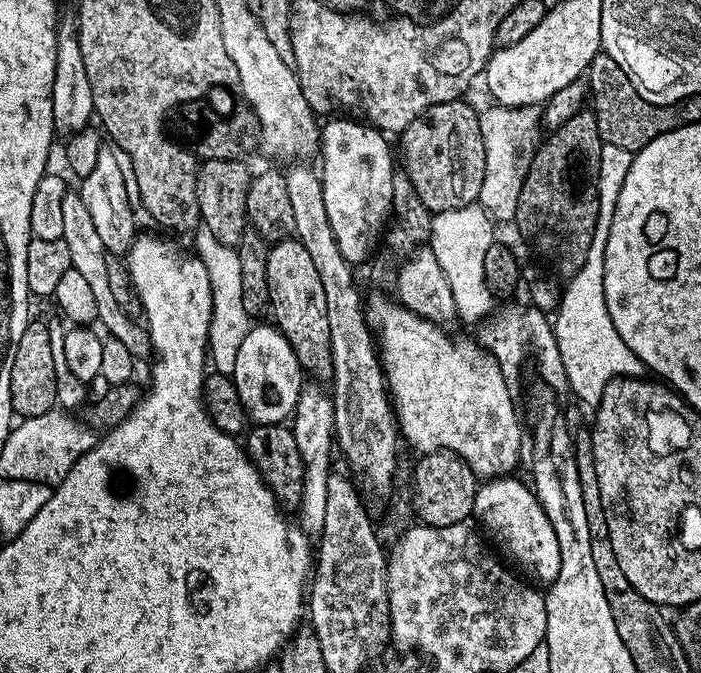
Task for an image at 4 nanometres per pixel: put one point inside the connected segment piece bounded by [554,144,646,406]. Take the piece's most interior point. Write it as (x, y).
(593, 354)

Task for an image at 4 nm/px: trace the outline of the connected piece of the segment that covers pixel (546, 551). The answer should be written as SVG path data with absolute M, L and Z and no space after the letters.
M516 478L485 479L476 489L472 516L480 519L479 527L500 543L499 551L525 577L541 580L536 582L544 586L553 584L562 566L562 554L558 554L558 534L554 534L554 526L550 526L550 518L546 518L546 510L542 510L535 491L525 481L524 485L522 481L512 479Z

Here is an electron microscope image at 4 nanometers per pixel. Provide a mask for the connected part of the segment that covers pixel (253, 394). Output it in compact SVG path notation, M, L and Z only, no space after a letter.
M275 323L249 327L242 346L238 348L238 359L234 362L231 377L242 398L249 421L257 424L283 424L291 417L298 406L298 398L306 383L306 373L300 367L298 358L286 342Z

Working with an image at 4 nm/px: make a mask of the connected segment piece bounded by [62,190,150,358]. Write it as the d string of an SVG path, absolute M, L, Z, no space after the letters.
M72 190L65 191L62 202L62 230L64 231L62 239L70 250L72 268L78 270L78 274L82 274L86 278L86 283L90 286L91 293L94 294L96 320L99 323L104 323L105 330L103 331L118 341L124 342L136 358L149 355L148 333L139 323L136 325L120 309L120 304L116 301L116 292L112 289L112 280L108 277L109 253L104 251L102 238L98 238L98 229L94 227L94 218L90 218L90 210L86 210L86 206L80 200L79 195Z

